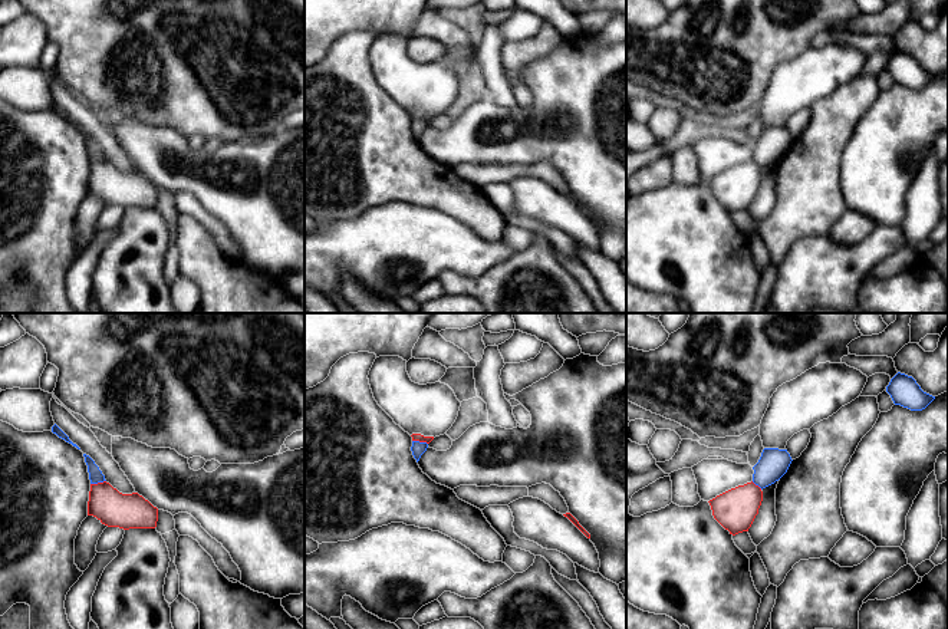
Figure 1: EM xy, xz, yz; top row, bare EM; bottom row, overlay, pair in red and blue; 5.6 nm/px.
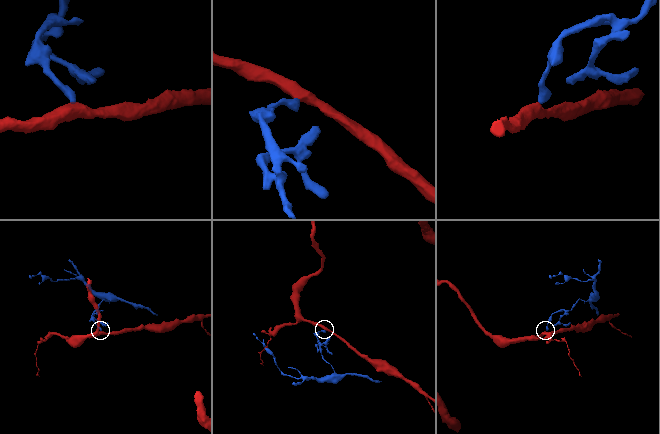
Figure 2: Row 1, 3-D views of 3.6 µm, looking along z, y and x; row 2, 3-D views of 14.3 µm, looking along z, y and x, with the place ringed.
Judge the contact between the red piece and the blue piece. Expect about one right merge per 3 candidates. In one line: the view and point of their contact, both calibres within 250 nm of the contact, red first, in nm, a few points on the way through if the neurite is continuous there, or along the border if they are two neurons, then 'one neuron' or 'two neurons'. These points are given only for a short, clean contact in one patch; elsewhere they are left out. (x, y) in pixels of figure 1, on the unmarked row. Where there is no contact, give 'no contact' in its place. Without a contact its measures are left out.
xy (98, 161) | 200/80 nm | along xy (105, 158), (91, 162) | two neurons

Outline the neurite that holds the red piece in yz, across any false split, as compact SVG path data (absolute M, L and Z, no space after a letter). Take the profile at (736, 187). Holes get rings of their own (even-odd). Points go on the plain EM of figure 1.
M753 159L710 178L714 197L735 214L748 210L763 180L763 169Z

